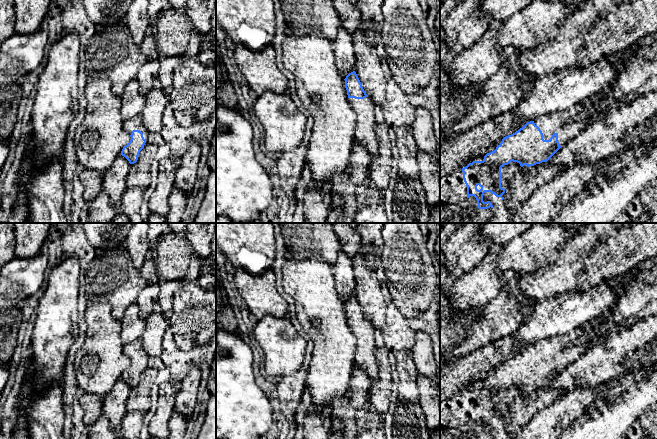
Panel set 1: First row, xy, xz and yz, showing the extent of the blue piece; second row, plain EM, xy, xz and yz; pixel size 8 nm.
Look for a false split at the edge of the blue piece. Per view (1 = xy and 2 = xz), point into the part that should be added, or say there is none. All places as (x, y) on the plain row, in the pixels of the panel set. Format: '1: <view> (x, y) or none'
1: xy (135, 347)
2: xz (365, 359)

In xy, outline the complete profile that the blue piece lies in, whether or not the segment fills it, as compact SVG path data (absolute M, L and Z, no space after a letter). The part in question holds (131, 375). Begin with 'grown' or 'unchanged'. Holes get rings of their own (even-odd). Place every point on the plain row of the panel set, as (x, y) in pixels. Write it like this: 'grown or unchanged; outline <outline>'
grown; outline M141 339L130 342L123 346L124 353L129 357L131 364L121 375L130 388L138 384L140 375L143 373L148 361L147 353L144 351Z

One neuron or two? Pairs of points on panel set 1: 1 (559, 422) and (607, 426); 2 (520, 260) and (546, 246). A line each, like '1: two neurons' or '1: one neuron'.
1: two neurons
2: one neuron

